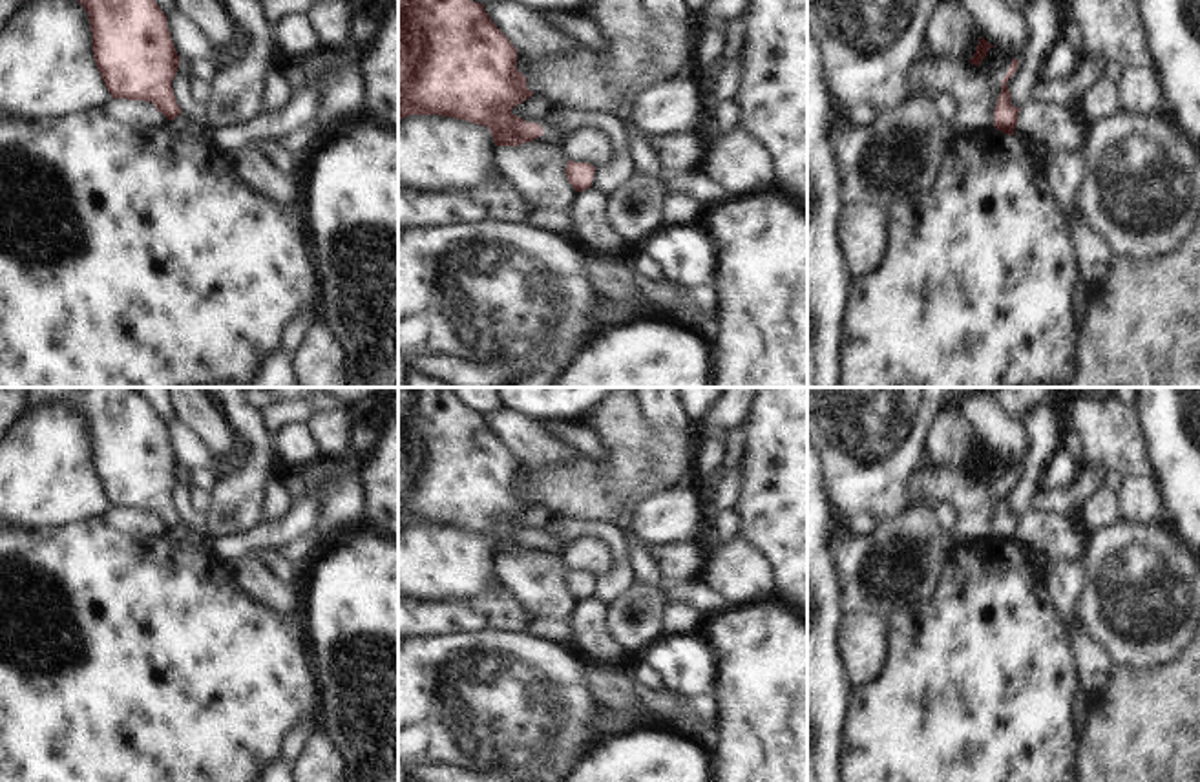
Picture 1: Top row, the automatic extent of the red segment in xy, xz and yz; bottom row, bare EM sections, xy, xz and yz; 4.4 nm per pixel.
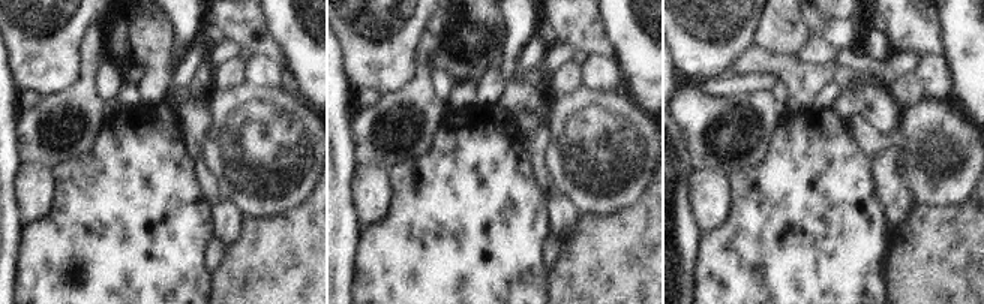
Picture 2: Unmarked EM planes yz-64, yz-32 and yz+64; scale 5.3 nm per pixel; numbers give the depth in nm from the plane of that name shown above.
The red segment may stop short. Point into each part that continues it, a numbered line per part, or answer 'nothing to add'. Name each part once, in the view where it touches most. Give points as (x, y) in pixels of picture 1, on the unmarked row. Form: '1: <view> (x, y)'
nothing to add

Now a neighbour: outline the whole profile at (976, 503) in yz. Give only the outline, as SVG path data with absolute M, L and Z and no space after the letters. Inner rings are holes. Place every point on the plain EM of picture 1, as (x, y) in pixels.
M921 466L910 481L911 499L928 499L933 506L948 502L959 515L955 537L963 544L994 537L994 519L1001 491L970 471Z

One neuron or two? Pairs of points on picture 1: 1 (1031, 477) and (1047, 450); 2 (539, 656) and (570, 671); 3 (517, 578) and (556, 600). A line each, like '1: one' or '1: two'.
1: one
2: one
3: one

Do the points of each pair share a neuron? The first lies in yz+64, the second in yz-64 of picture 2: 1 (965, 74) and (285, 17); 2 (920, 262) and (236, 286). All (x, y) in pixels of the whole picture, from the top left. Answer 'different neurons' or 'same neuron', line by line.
1: same neuron
2: same neuron

